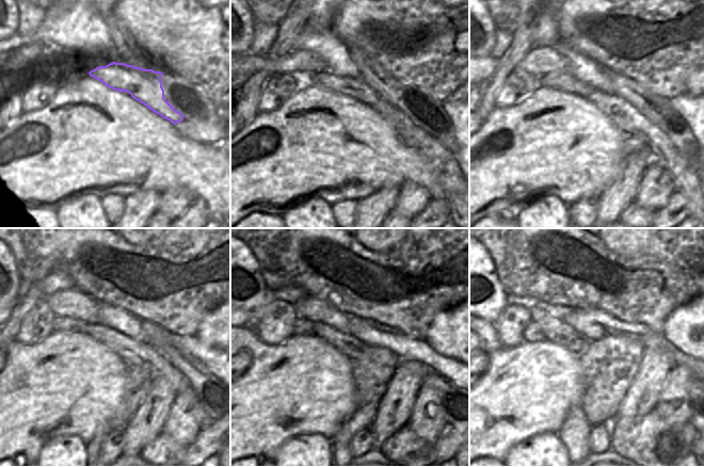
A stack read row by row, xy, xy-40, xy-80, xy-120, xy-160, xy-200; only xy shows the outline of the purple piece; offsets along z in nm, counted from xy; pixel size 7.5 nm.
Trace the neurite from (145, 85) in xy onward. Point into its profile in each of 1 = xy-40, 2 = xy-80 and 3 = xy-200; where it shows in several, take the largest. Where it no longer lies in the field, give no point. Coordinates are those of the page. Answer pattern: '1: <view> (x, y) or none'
1: xy-40 (325, 80)
2: xy-80 (563, 81)
3: xy-200 (533, 332)

